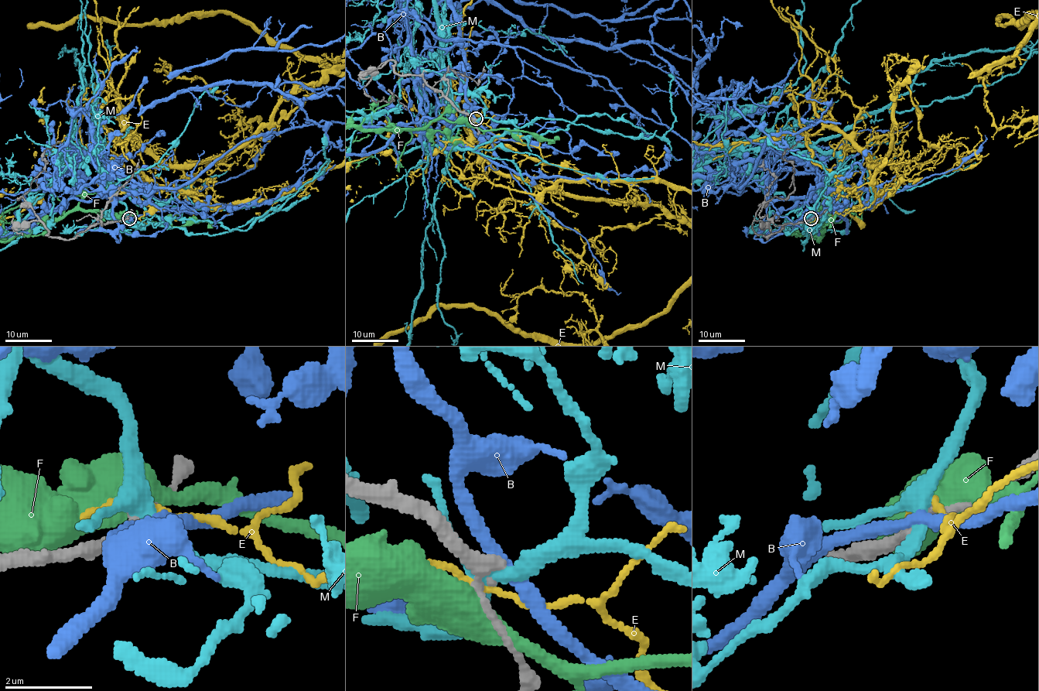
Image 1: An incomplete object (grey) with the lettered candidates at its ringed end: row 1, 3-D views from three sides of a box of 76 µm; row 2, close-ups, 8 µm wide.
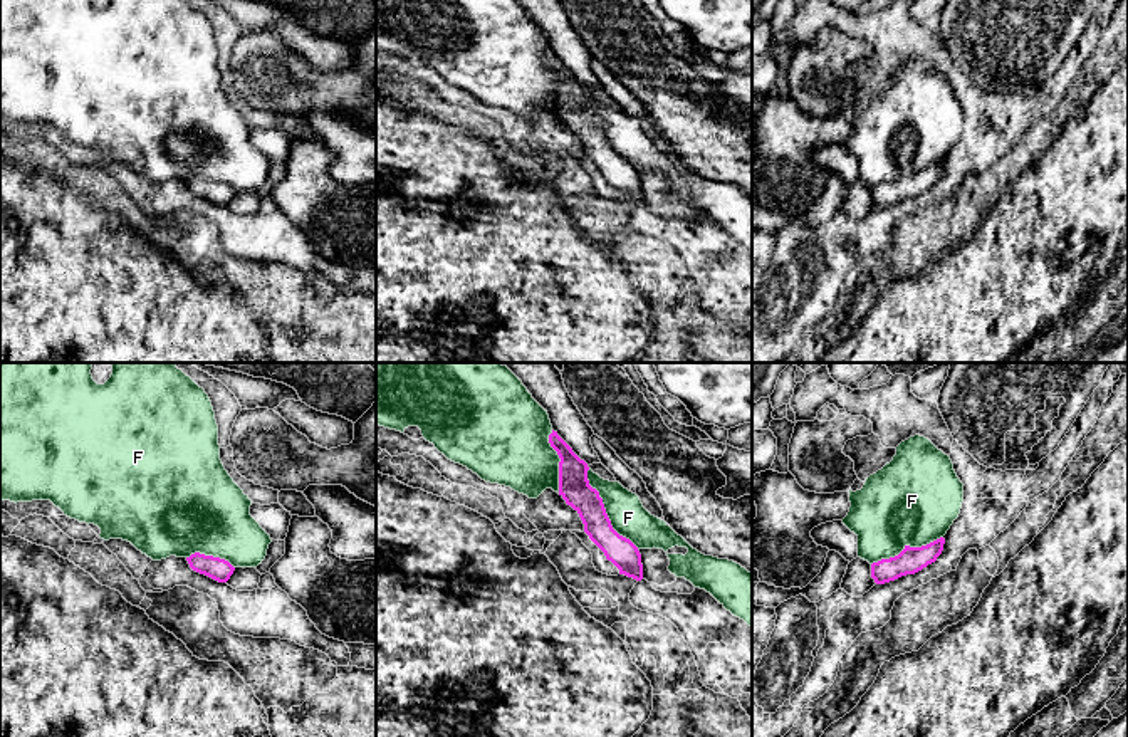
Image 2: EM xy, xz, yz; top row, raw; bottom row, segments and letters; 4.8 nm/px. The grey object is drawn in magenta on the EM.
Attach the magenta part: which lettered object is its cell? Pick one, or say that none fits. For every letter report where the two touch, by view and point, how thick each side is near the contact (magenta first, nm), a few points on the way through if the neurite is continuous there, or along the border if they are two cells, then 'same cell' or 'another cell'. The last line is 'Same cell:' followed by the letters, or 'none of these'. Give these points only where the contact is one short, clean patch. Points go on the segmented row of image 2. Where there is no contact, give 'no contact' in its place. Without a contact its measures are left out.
B: no contact; another cell
E: no contact; another cell
F: meets magenta in xz at (605, 511); 150 nm thick on the magenta side, 180 nm on the other; another cell
M: no contact; another cell
Same cell: none of these

